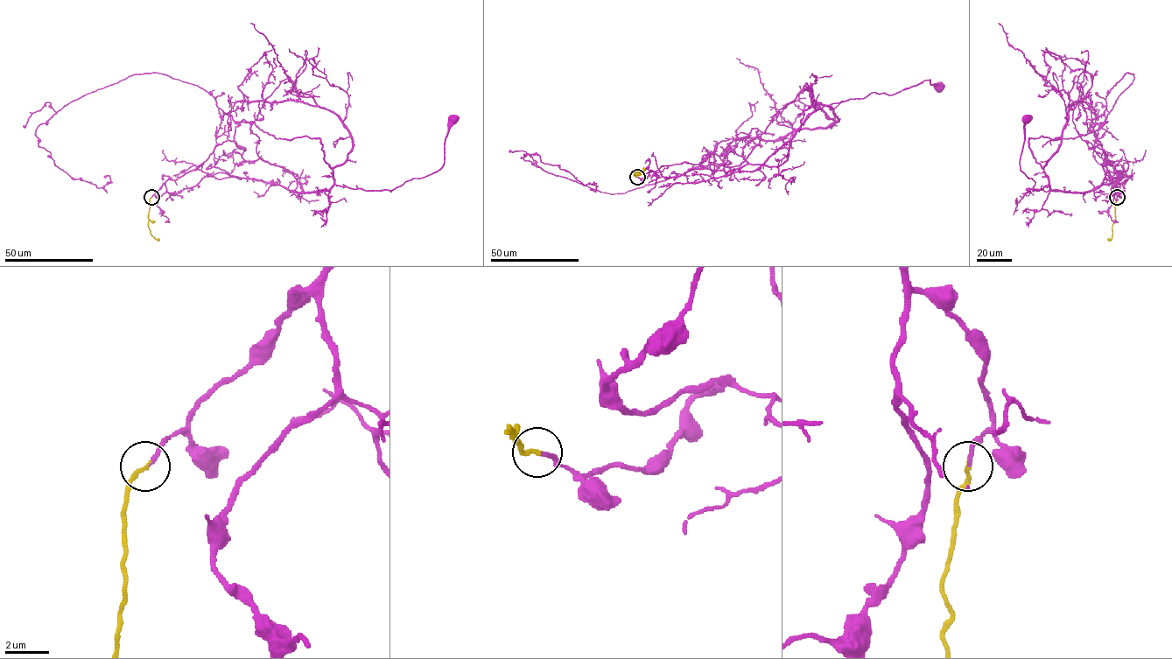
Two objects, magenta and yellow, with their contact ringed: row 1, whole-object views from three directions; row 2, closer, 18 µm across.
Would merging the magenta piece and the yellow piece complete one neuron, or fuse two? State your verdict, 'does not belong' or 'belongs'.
belongs

